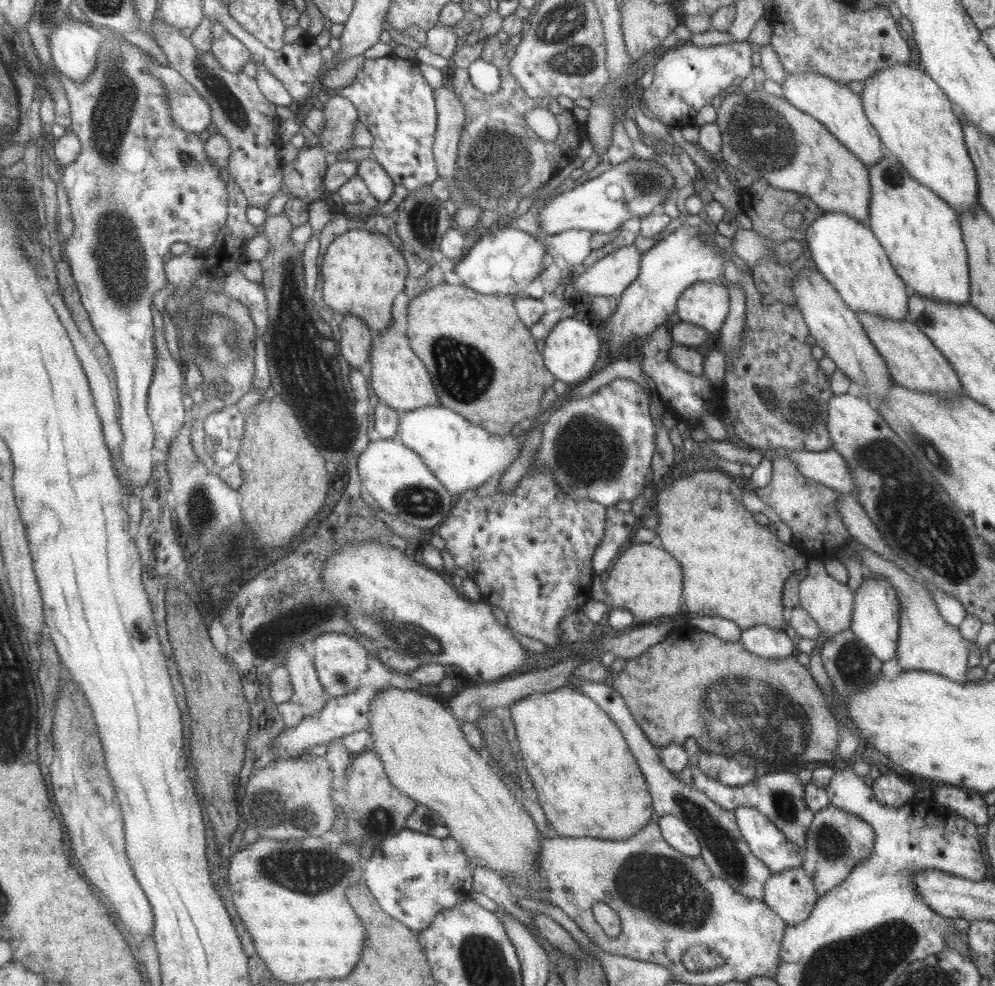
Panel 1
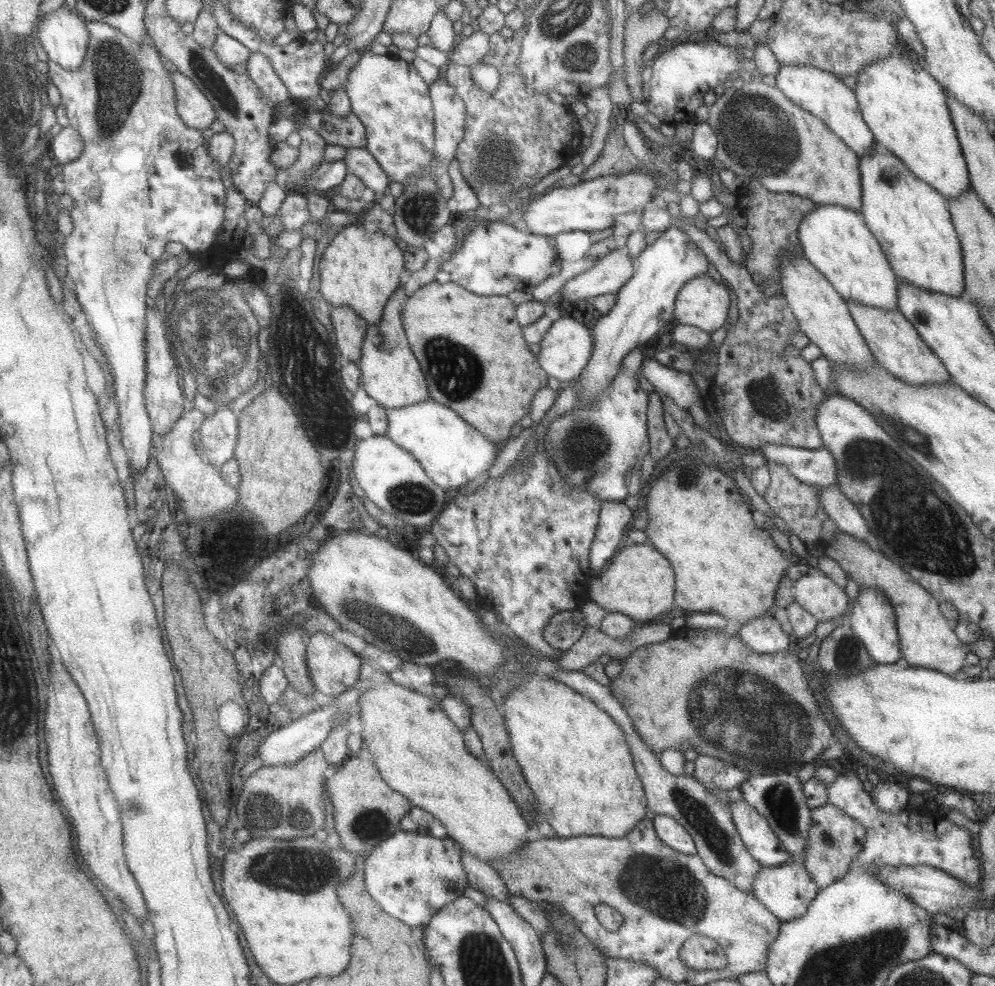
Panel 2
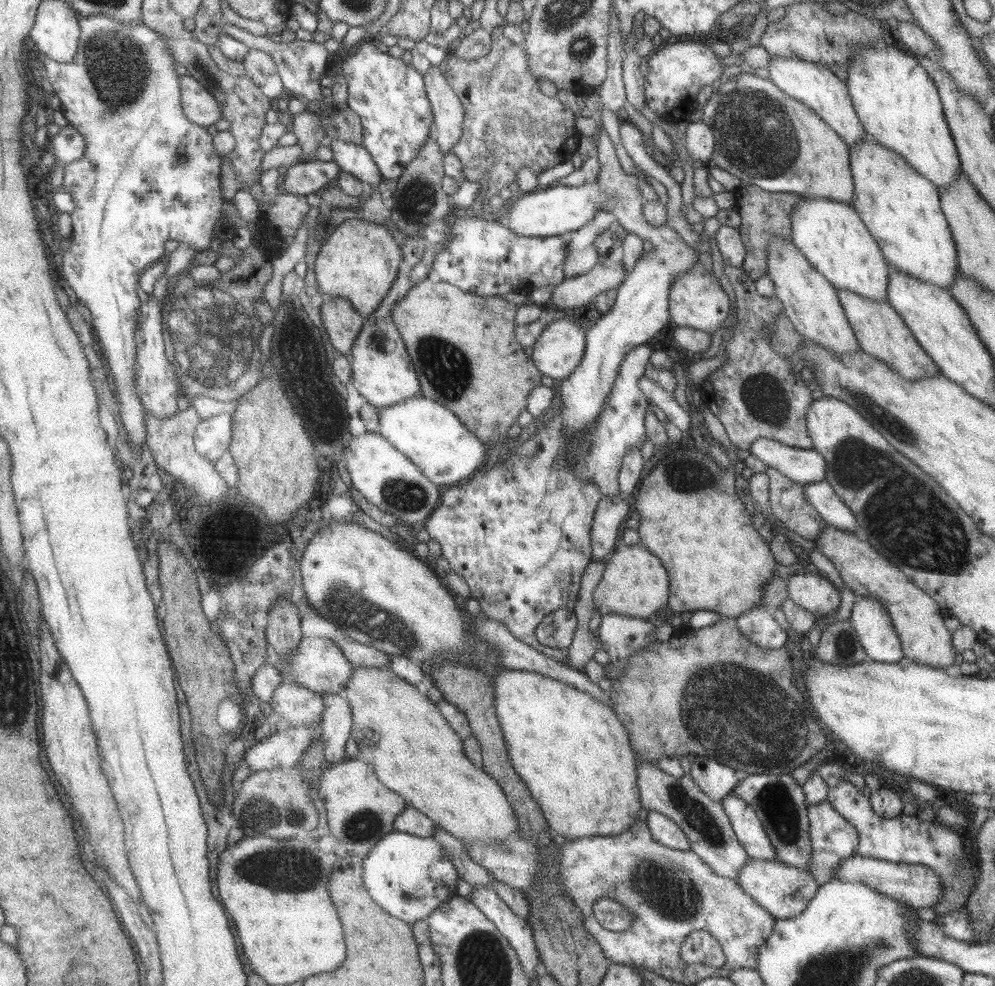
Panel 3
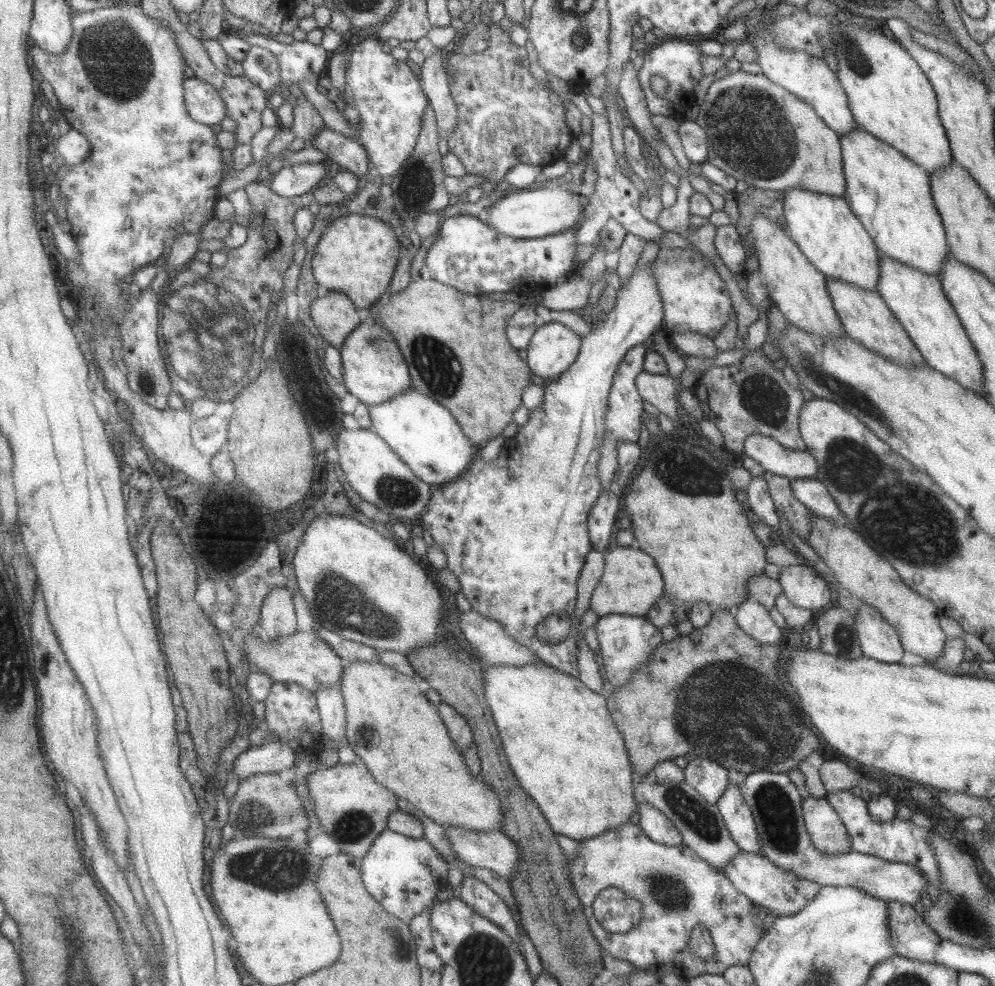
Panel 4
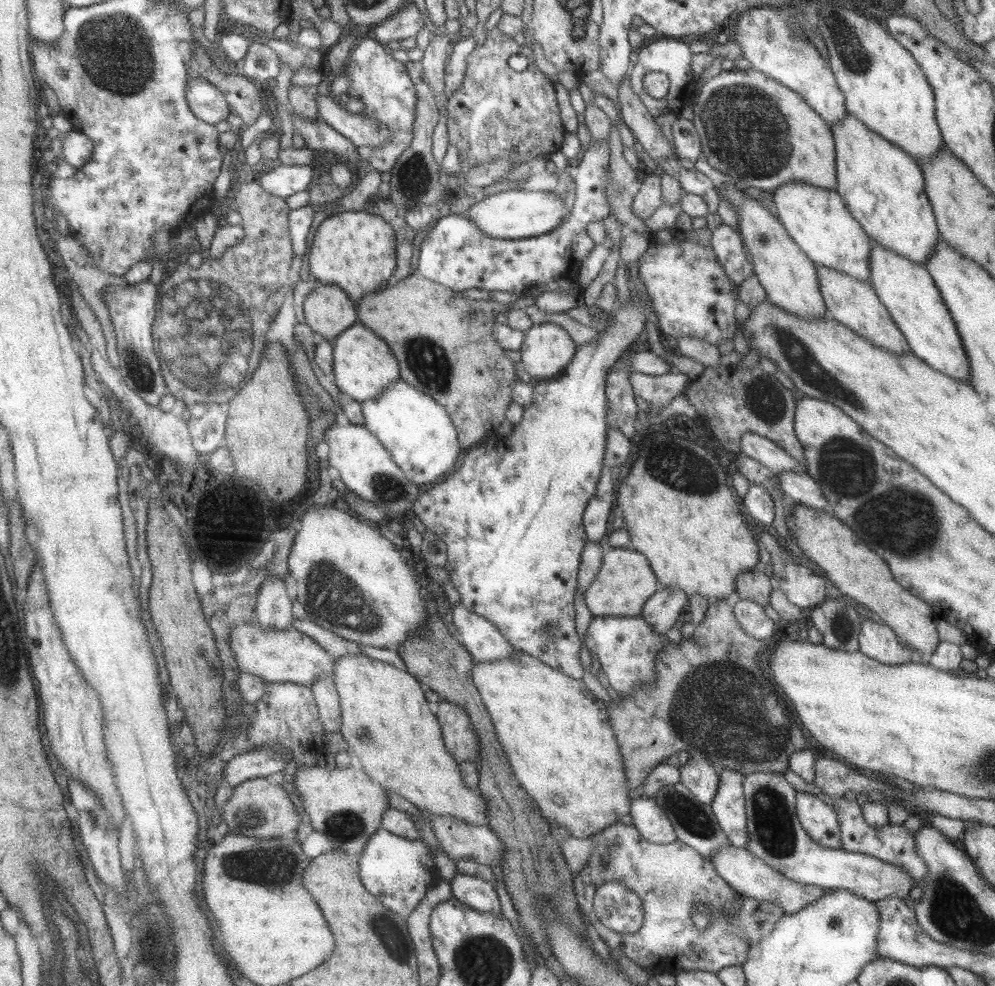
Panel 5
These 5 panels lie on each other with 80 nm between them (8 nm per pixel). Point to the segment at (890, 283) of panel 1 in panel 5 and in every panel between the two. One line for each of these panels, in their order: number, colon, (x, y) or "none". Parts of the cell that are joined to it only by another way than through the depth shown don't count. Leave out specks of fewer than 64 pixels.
2: (835, 240)
3: (829, 233)
4: (828, 234)
5: (817, 219)

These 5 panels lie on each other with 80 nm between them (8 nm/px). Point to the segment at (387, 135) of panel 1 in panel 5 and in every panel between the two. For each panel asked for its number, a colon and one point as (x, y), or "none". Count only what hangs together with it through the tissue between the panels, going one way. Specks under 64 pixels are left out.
2: (389, 95)
3: (390, 97)
4: (390, 98)
5: (384, 86)

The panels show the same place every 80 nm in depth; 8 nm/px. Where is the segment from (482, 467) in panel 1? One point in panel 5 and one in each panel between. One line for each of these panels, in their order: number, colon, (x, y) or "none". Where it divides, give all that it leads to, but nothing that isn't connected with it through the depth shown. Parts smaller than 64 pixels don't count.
2: (452, 452)
3: (433, 437)
4: (420, 429)
5: (417, 430)

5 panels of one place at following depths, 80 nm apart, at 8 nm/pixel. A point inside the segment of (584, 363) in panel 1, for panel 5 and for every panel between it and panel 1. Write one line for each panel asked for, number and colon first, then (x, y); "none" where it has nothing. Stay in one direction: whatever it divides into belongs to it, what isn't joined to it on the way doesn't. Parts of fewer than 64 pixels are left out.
2: (565, 347)
3: (557, 350)
4: (552, 347)
5: (546, 349)

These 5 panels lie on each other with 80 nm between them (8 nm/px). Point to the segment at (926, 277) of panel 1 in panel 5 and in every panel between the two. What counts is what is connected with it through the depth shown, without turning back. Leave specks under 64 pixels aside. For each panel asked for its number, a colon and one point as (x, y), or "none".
2: (910, 220)
3: (900, 208)
4: (889, 194)
5: (882, 187)

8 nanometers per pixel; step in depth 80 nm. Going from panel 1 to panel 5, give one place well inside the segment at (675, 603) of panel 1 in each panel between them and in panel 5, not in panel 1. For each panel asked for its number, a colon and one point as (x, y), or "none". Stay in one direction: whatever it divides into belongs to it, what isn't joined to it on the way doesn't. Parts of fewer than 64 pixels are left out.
2: (638, 582)
3: (633, 583)
4: (630, 582)
5: (624, 581)

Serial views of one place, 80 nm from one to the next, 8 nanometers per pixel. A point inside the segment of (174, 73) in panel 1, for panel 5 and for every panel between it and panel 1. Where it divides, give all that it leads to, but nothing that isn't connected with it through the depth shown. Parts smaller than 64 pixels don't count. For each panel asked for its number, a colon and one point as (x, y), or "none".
2: (196, 110)
3: (201, 106)
4: (206, 105)
5: (207, 101)

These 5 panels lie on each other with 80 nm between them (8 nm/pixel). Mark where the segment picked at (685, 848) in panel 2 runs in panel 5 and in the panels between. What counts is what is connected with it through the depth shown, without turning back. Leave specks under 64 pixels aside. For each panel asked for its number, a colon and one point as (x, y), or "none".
3: (664, 831)
4: (655, 825)
5: (649, 820)

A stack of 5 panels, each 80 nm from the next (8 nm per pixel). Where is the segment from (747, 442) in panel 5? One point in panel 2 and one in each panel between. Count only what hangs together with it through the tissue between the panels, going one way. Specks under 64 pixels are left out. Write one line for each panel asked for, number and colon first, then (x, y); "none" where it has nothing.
2: (812, 467)
3: (802, 466)
4: (768, 453)

